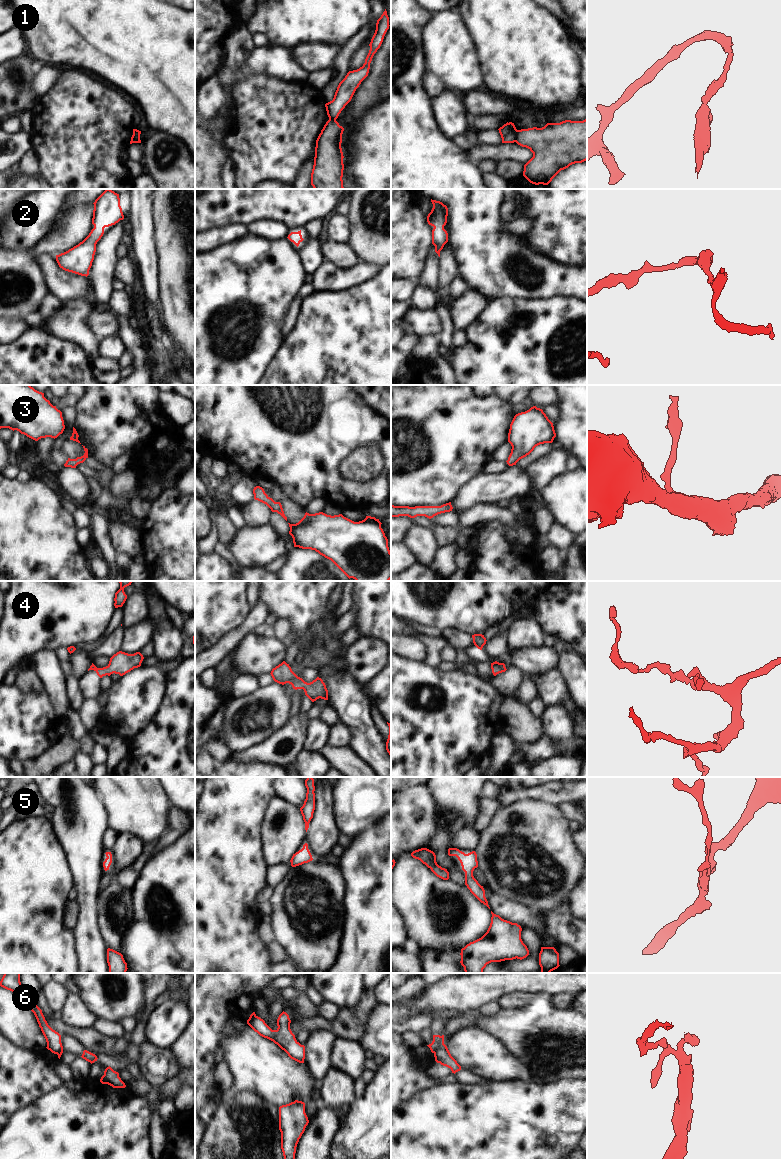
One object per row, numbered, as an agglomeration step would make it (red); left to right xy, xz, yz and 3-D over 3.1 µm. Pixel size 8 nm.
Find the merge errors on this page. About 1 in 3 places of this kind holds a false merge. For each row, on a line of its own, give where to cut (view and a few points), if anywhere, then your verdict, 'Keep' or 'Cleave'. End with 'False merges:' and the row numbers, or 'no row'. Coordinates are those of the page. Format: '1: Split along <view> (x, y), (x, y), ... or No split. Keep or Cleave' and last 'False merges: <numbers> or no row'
1: Split along yz (517, 130), (515, 141). Cleave
2: No split. Keep
3: No split. Keep
4: No split. Keep
5: No split. Keep
6: Split along yz (443, 1043), (433, 1052). Cleave
False merges: 1, 6.

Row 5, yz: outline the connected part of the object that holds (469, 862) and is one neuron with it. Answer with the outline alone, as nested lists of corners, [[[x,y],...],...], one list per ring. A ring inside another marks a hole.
[[[457,848],[448,849],[449,856],[456,856],[461,863],[462,870],[465,872],[465,885],[470,892],[489,909],[488,901],[485,897],[485,890],[473,876],[473,871],[478,867],[477,854],[472,851],[468,854],[460,851]]]

